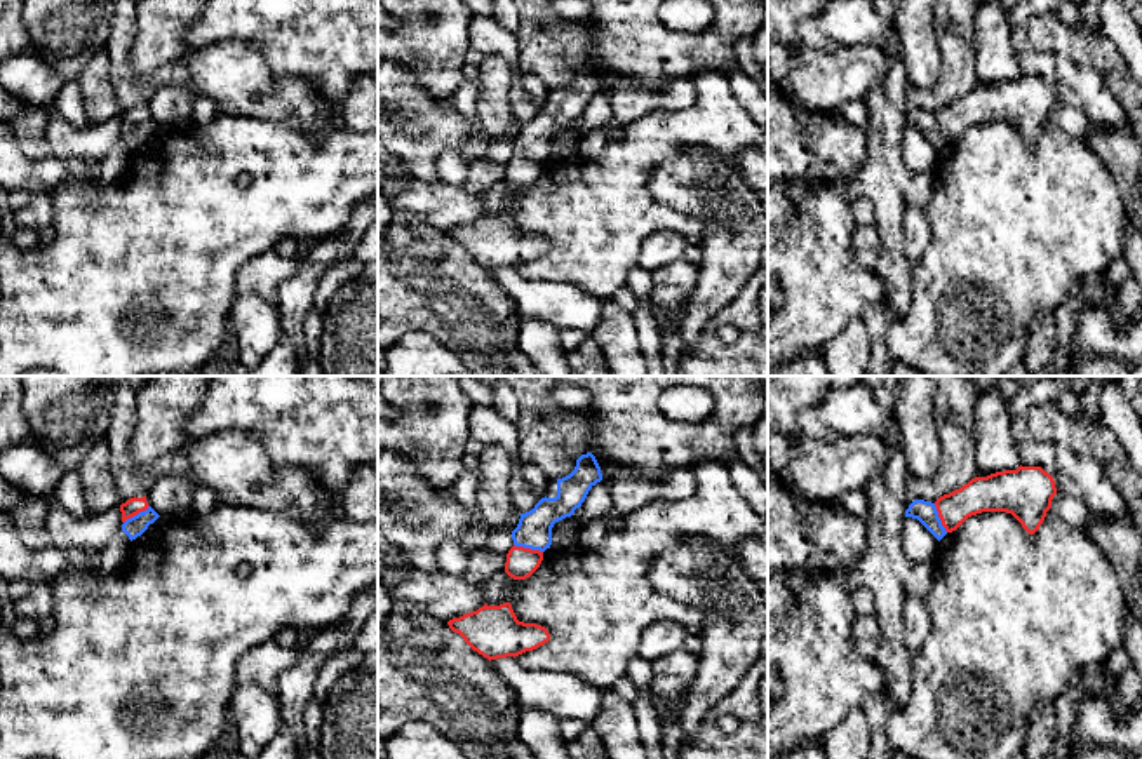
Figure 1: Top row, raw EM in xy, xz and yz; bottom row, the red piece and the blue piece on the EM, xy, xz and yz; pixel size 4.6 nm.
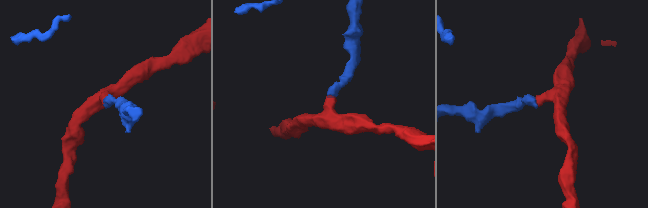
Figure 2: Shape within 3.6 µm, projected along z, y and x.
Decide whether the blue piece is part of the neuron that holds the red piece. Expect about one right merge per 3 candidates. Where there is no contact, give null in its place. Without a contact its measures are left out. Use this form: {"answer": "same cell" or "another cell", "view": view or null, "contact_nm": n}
{"answer": "same cell", "view": "xz", "contact_nm": 140}

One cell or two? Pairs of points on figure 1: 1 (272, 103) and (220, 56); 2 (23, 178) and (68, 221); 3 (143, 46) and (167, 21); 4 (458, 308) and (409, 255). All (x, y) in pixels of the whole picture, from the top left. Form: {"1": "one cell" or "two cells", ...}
{"1": "one cell", "2": "two cells", "3": "one cell", "4": "one cell"}

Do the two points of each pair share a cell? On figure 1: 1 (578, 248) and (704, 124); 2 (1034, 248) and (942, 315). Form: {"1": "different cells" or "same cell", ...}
{"1": "same cell", "2": "same cell"}

